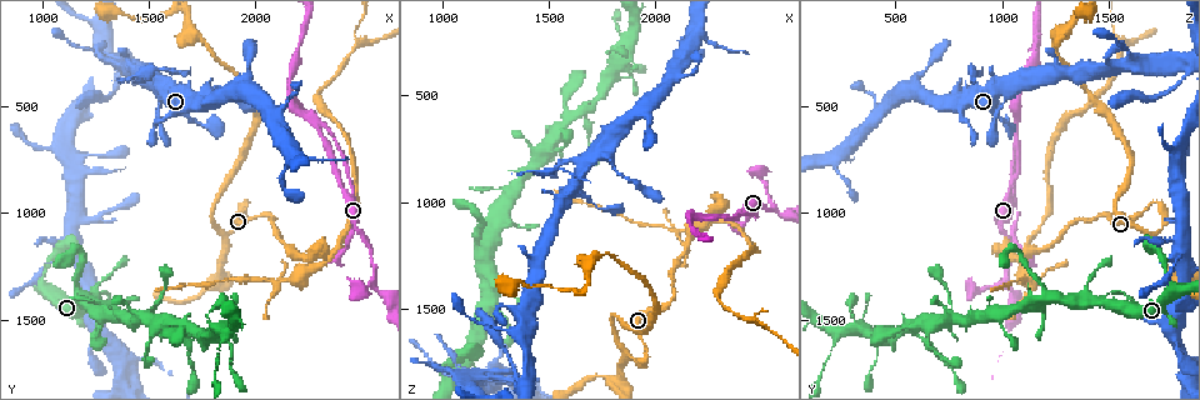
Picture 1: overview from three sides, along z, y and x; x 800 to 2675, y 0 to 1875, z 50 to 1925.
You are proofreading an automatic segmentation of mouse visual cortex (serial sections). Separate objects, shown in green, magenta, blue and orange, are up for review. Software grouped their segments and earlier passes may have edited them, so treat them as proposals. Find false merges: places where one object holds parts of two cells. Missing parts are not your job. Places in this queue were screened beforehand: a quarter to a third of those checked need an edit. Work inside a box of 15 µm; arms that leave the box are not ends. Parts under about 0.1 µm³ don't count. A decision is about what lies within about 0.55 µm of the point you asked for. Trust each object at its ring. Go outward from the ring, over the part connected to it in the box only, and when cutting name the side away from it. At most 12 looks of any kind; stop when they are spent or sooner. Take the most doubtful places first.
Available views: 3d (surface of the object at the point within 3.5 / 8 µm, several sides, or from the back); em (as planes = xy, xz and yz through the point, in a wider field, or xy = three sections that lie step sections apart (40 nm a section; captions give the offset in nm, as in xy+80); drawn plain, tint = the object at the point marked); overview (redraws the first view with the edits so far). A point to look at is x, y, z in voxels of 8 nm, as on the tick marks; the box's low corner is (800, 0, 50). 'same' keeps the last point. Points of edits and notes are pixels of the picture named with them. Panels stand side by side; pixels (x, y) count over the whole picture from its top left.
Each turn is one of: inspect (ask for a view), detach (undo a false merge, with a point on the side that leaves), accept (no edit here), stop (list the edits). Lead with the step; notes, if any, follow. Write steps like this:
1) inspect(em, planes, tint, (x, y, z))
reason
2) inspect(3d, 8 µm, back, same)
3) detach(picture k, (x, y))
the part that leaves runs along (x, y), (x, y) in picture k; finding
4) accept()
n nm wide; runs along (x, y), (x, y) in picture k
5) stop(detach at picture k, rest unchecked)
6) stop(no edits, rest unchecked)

inspect(3d, 3.5 µm, (1890, 1100, 1720))
sharp bend

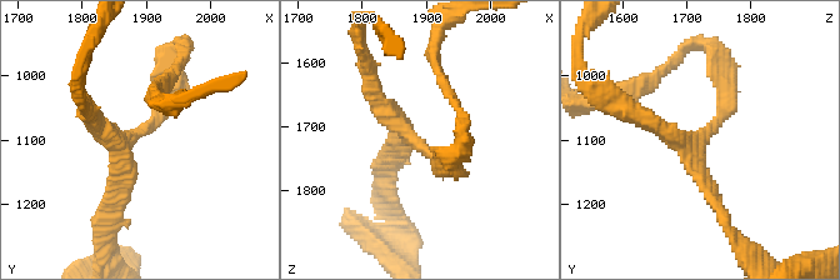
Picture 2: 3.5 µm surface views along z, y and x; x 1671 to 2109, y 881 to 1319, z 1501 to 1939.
inspect(em, planes, tint, (1880, 1095, 1715))
3 arms; arms of 200, 250, 250 nm

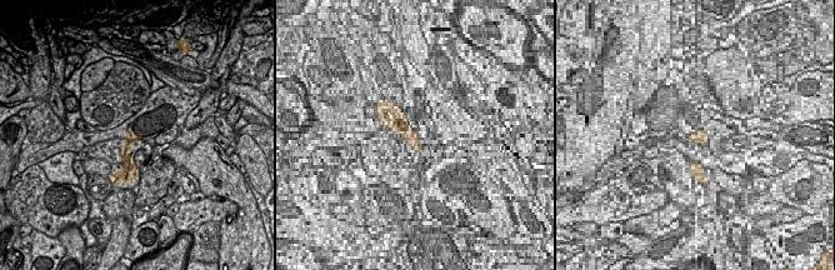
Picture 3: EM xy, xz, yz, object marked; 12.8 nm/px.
accept()
runs along (450, 164), (438, 166), (388, 115), (369, 78) in picture 2; one cell here

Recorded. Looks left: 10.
inspect(3d, 3.5 µm, (2510, 1360, 890))
abrupt turn

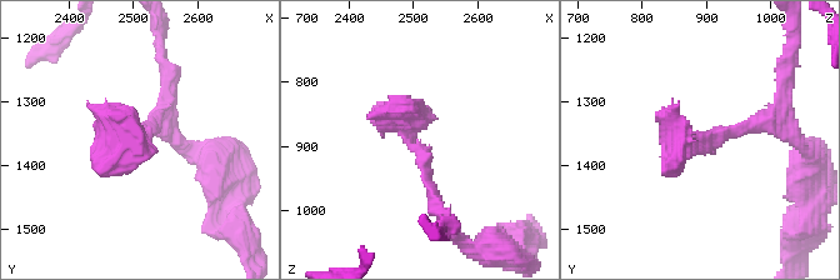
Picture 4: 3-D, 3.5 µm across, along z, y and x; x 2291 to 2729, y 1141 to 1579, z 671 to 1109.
inspect(em, xy, step 5, tint, (2505, 1360, 895))

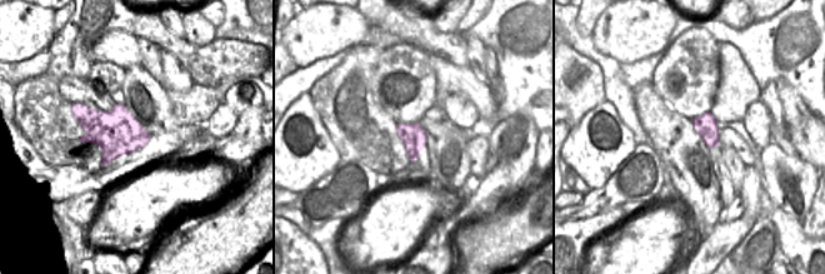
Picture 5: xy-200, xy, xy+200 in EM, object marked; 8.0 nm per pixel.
accept()
continuous, no second cell

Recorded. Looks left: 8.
inspect(em, xy, step 2, tint, (2280, 1240, 1090))
abrupt turn

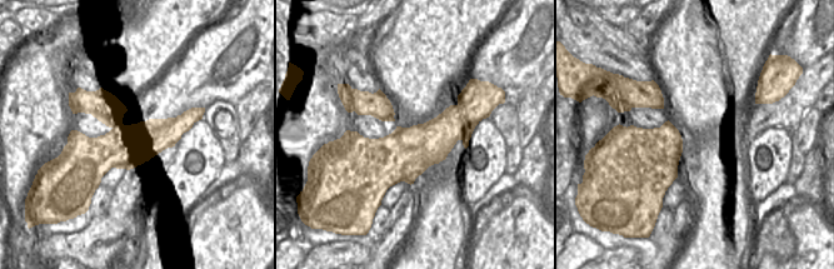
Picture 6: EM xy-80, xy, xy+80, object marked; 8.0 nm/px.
inspect(3d, 3.5 µm, same)

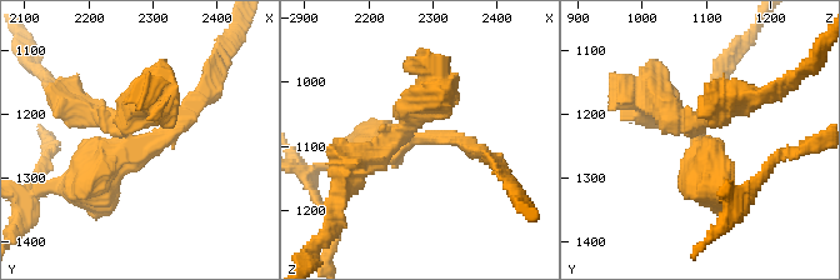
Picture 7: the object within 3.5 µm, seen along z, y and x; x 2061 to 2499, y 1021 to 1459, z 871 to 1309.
detach(picture 7, (101, 178))
4 arms; arms of 150, 300, 400, 450 nm; the part that leaves runs along (131, 139), (181, 128), (215, 70) in picture 7; a second cell is stuck on

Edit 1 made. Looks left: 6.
inspect(3d, 8 µm, (1830, 1330, 1840))
abrupt turn

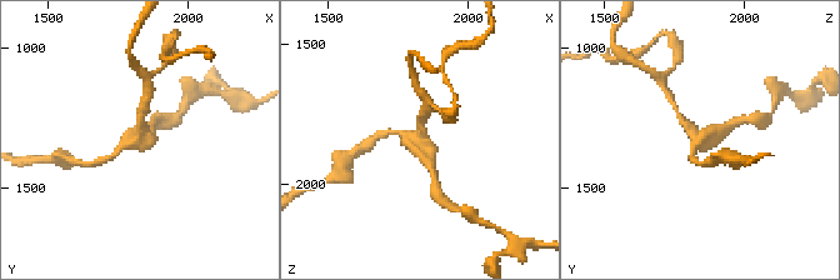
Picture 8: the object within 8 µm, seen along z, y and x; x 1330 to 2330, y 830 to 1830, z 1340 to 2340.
inspect(em, xy, step 1, tint, (1830, 1330, 1830))
3 arms; arms of 150, 200, 350 nm

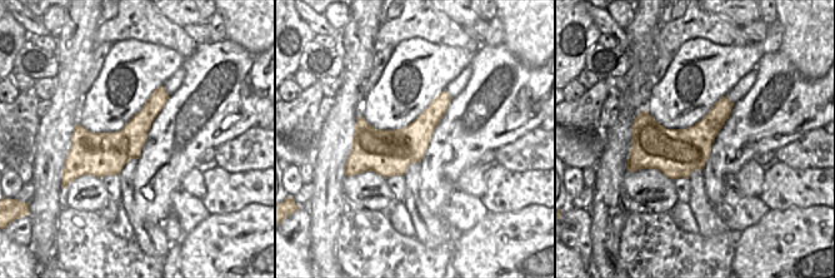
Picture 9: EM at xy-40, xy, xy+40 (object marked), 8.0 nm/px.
accept()
runs along (143, 113), (138, 141), (108, 158) in picture 8; one cell here

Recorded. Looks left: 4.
inspect(em, planes, tint, (1790, 430, 810))
calibre changes

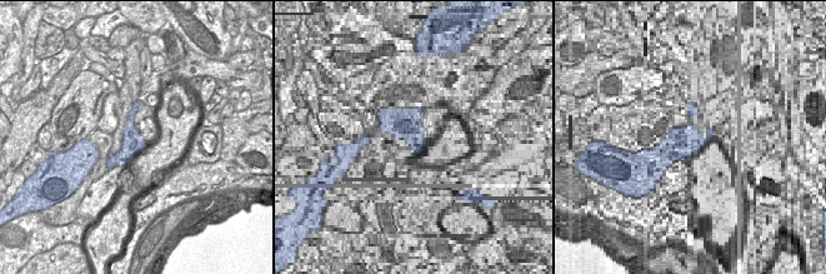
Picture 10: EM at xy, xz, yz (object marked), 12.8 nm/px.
inspect(3d, 3.5 µm, same)
see where the arms go

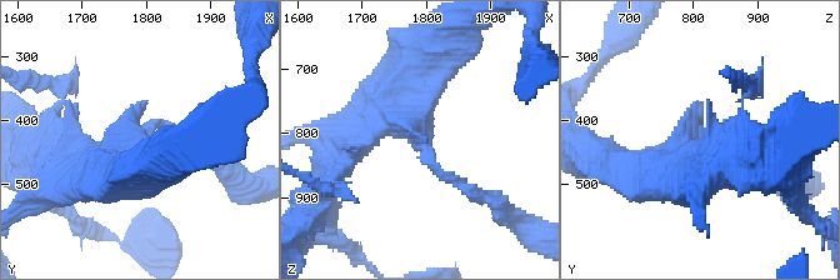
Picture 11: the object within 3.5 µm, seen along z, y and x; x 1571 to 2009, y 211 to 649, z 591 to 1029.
accept()
arms of 150, 400 nm; all the same cell

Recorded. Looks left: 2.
stop(detach at picture 7, rest unchecked)

